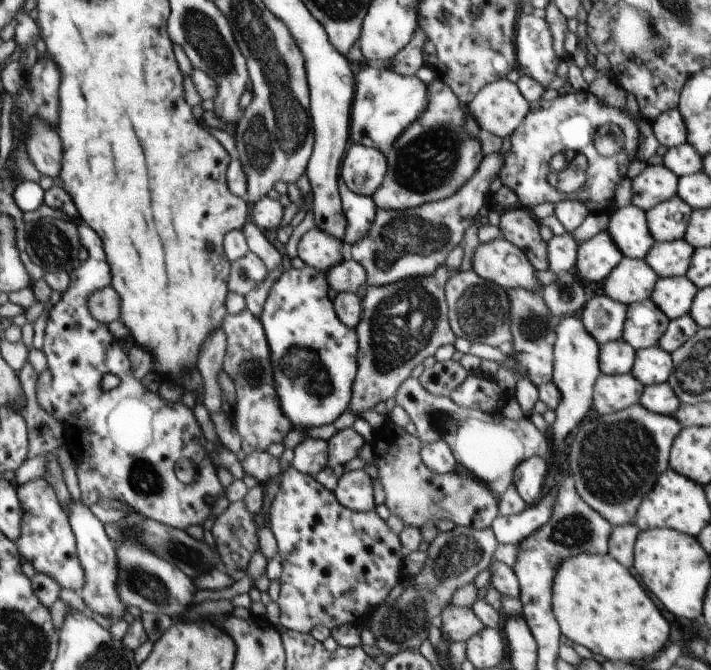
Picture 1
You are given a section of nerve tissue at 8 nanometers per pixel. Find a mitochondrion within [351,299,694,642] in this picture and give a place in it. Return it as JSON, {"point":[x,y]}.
{"point":[615,461]}

